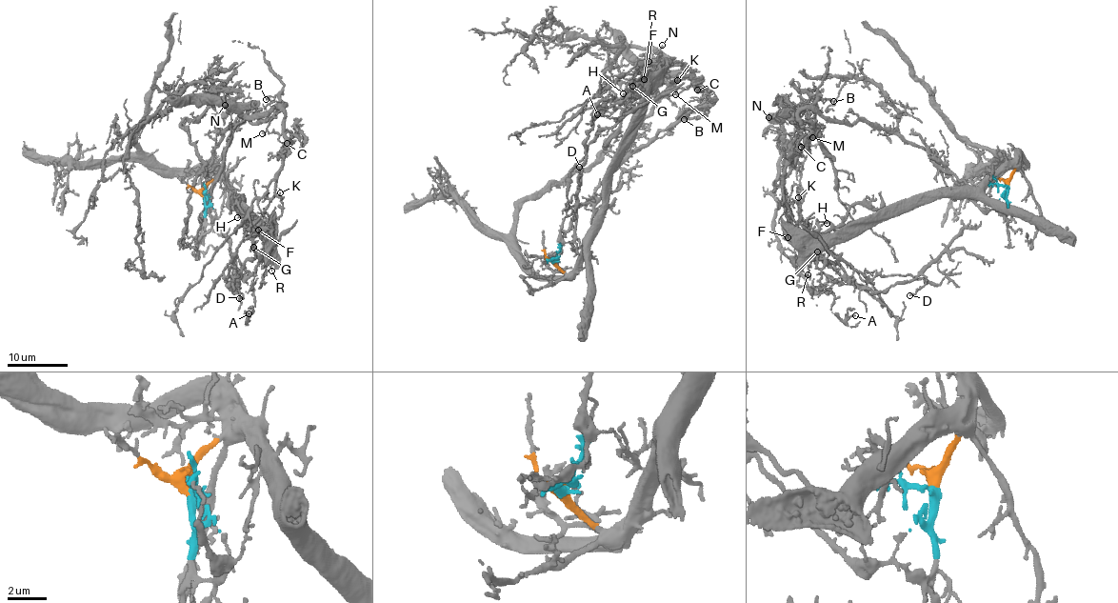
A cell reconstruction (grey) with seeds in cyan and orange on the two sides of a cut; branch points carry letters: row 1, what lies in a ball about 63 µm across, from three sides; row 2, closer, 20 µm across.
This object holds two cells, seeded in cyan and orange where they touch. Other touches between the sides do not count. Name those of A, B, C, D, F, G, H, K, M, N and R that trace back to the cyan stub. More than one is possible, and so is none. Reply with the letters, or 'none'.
B, C, M, N

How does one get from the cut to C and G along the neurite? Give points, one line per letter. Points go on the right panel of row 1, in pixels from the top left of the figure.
C: (1008, 186), (988, 185), (970, 199), (930, 151), (890, 130), (830, 122), (804, 109), (792, 150), (801, 146)
G: (1008, 186), (1014, 169), (1008, 166), (975, 188), (914, 201), (849, 233), (803, 233), (817, 240), (817, 252)

